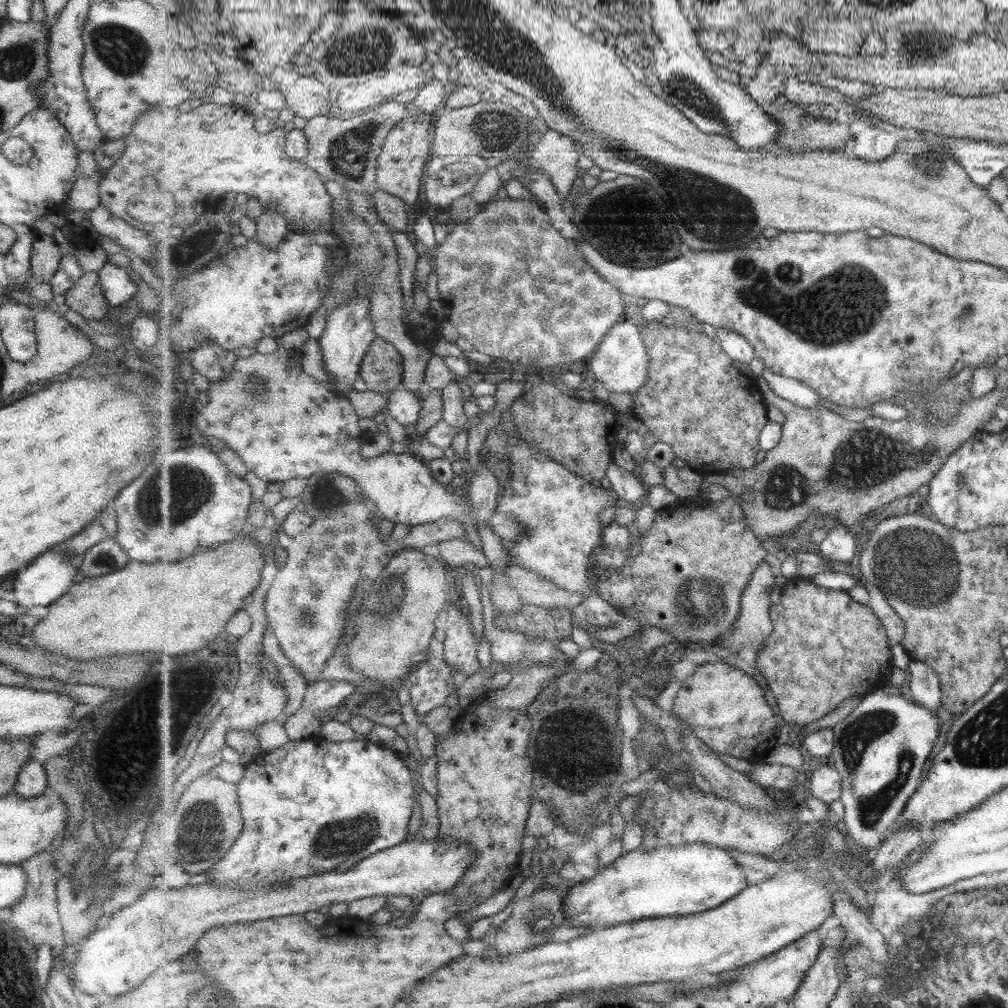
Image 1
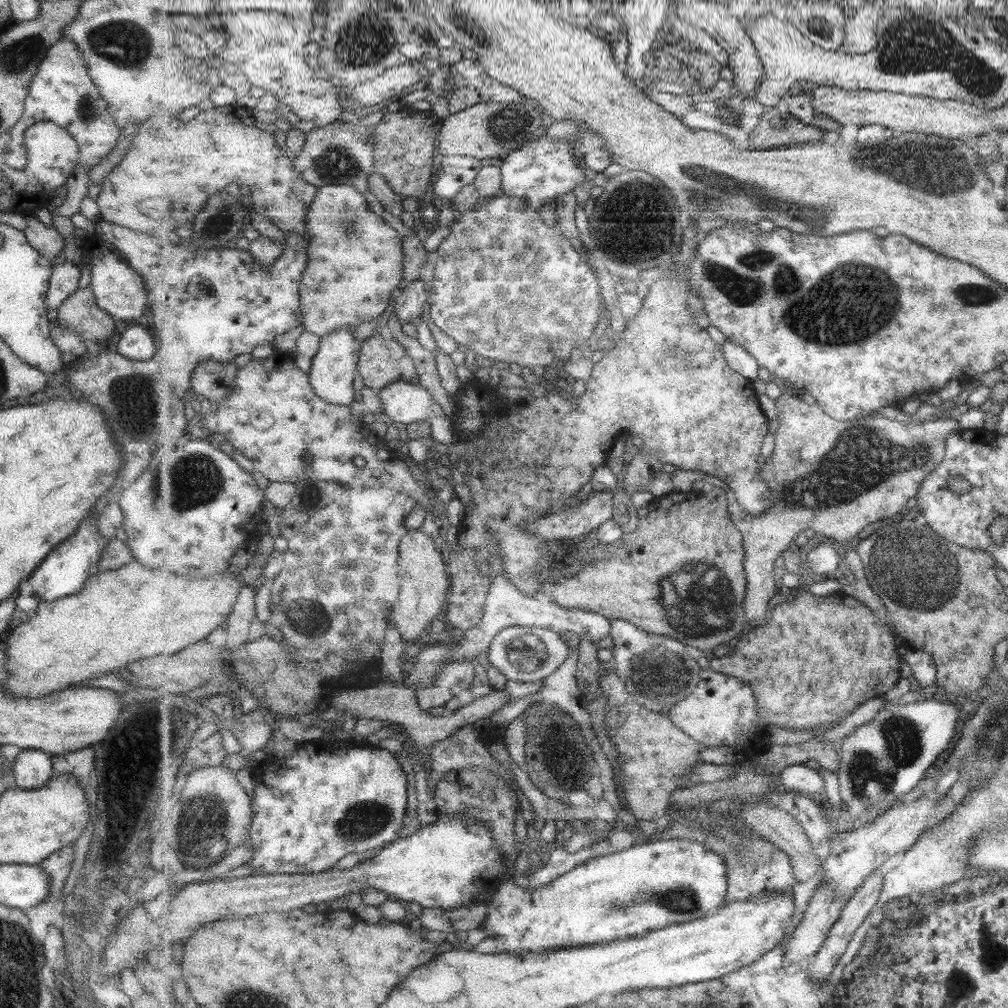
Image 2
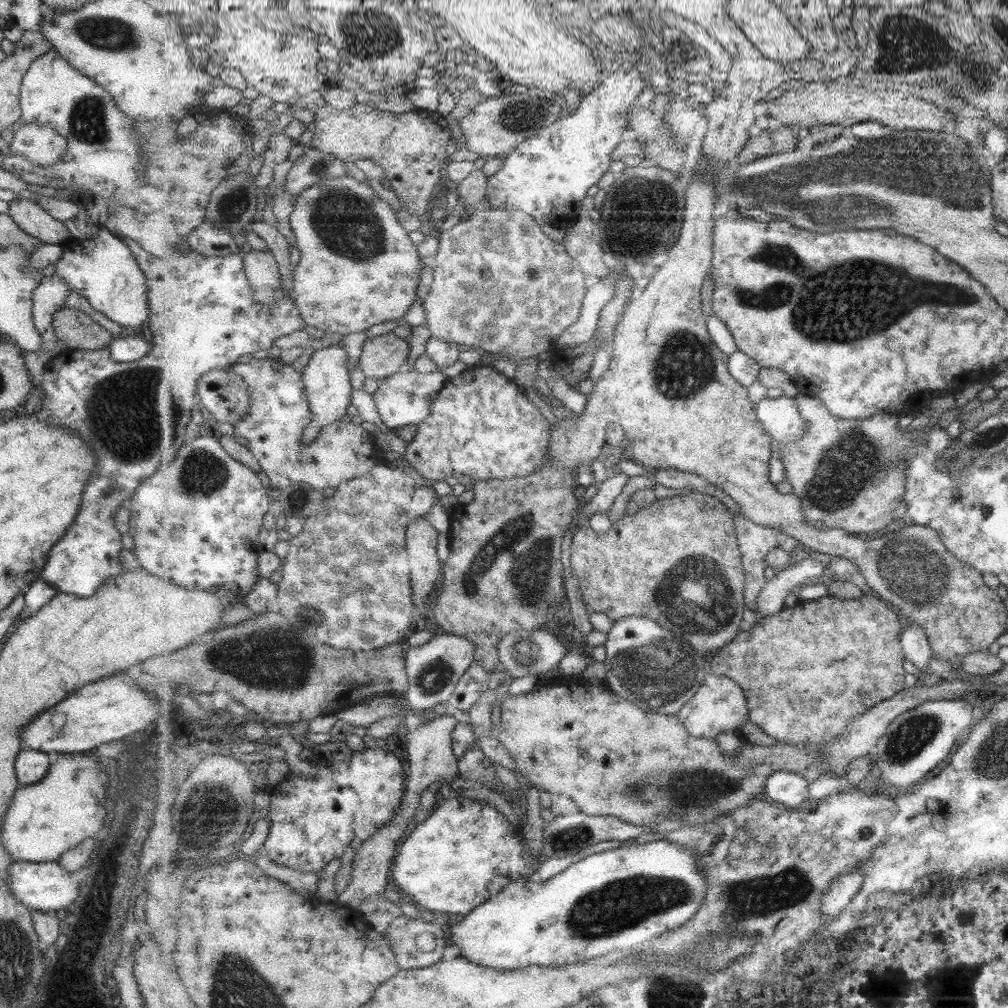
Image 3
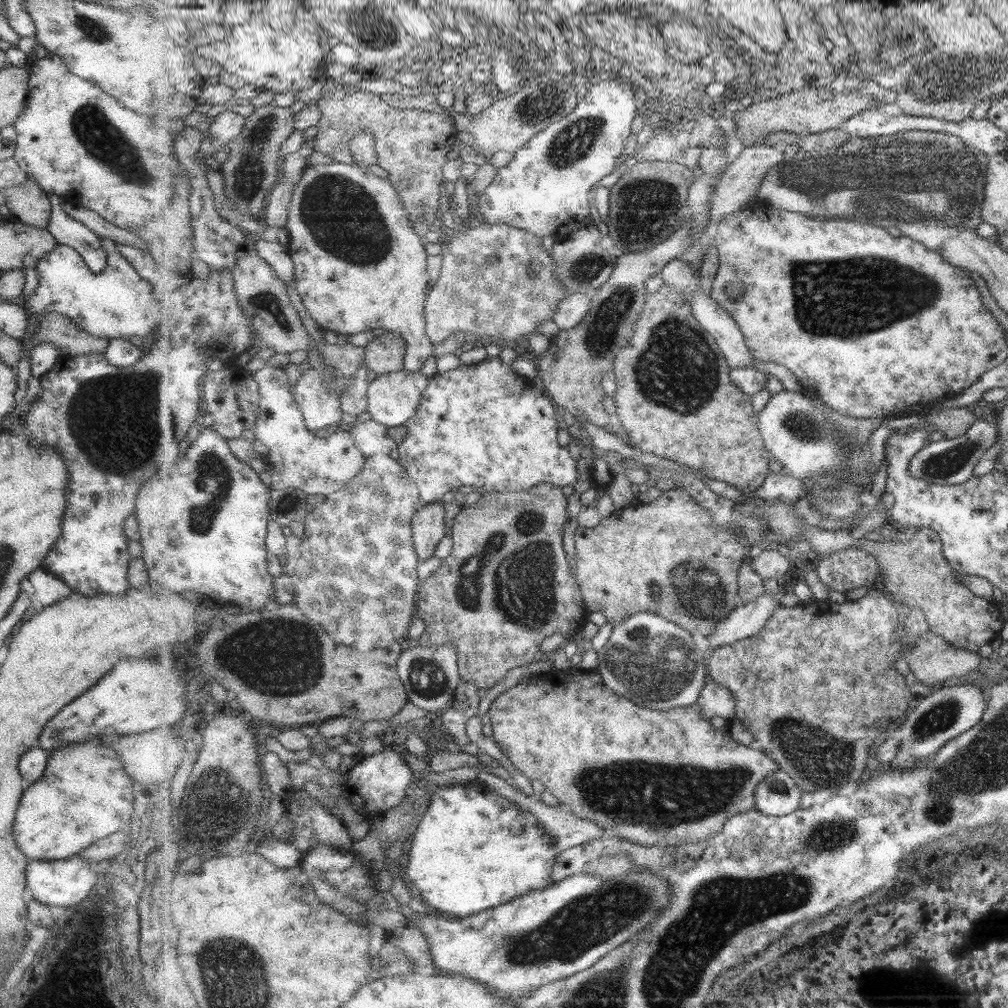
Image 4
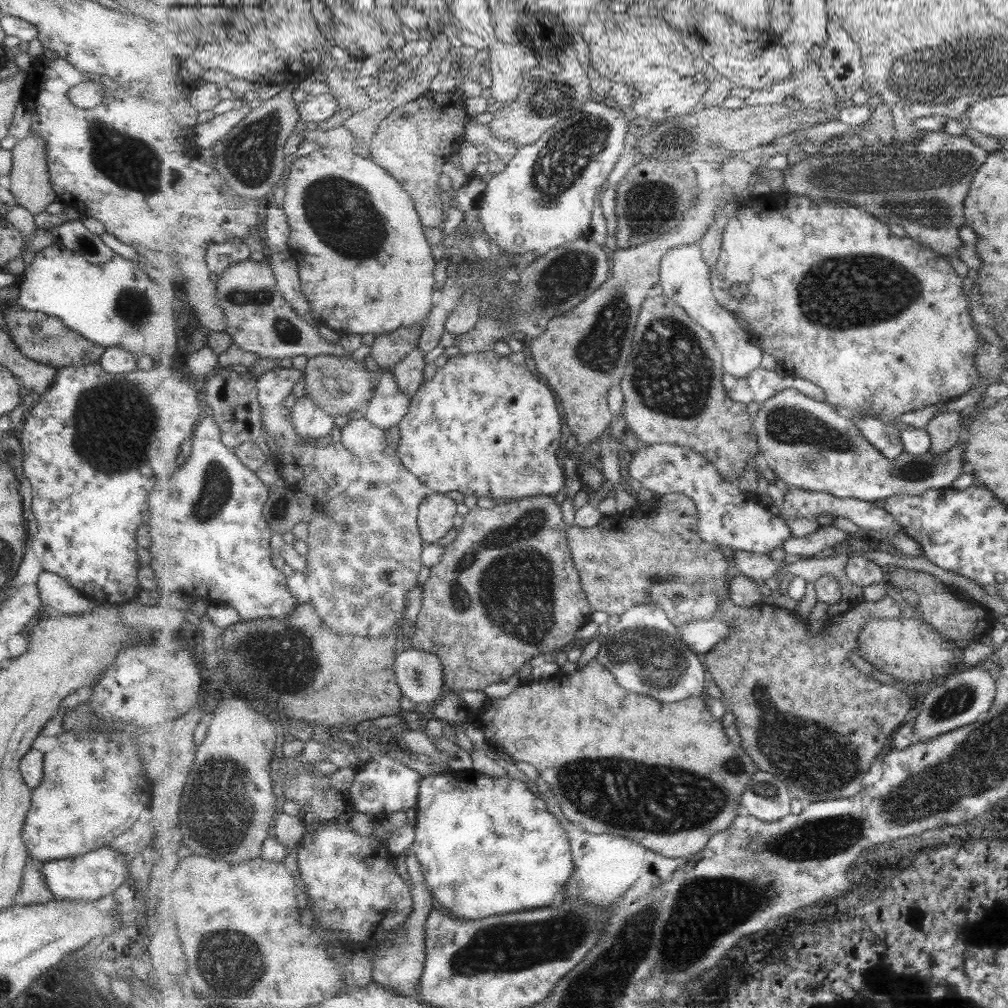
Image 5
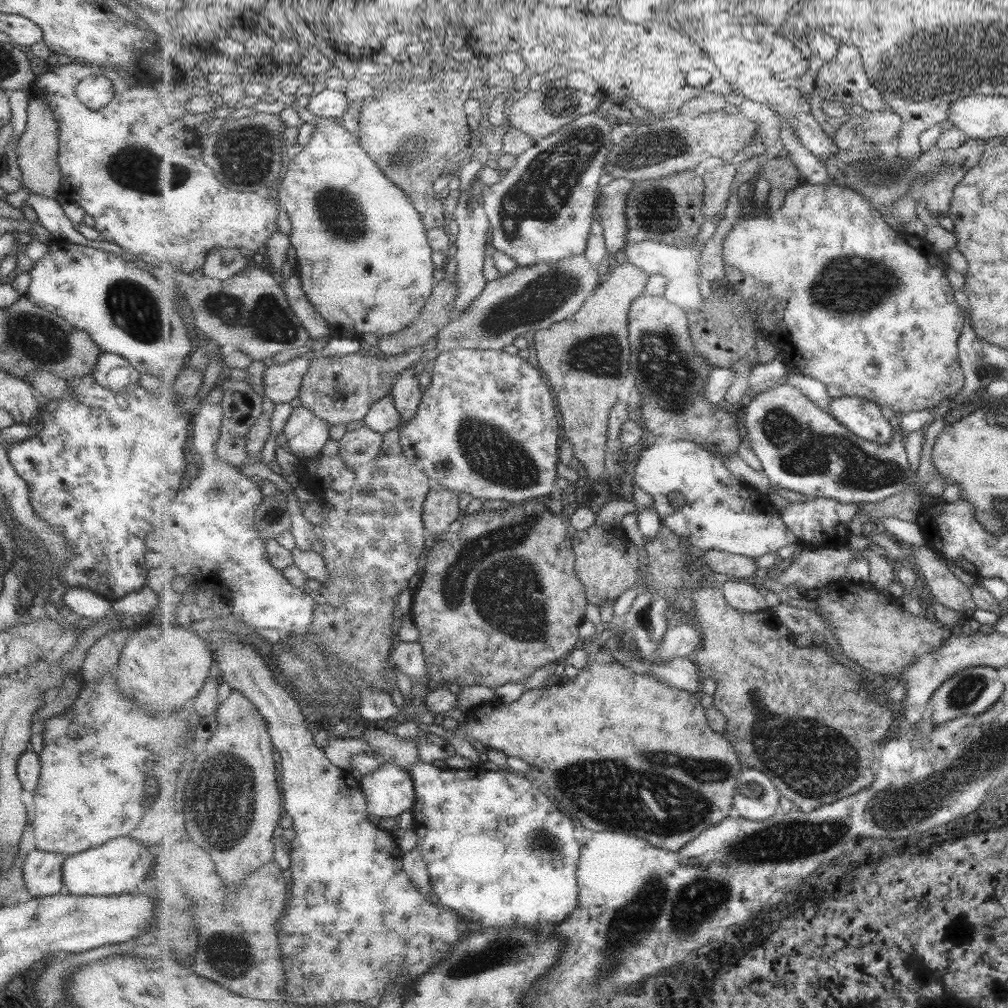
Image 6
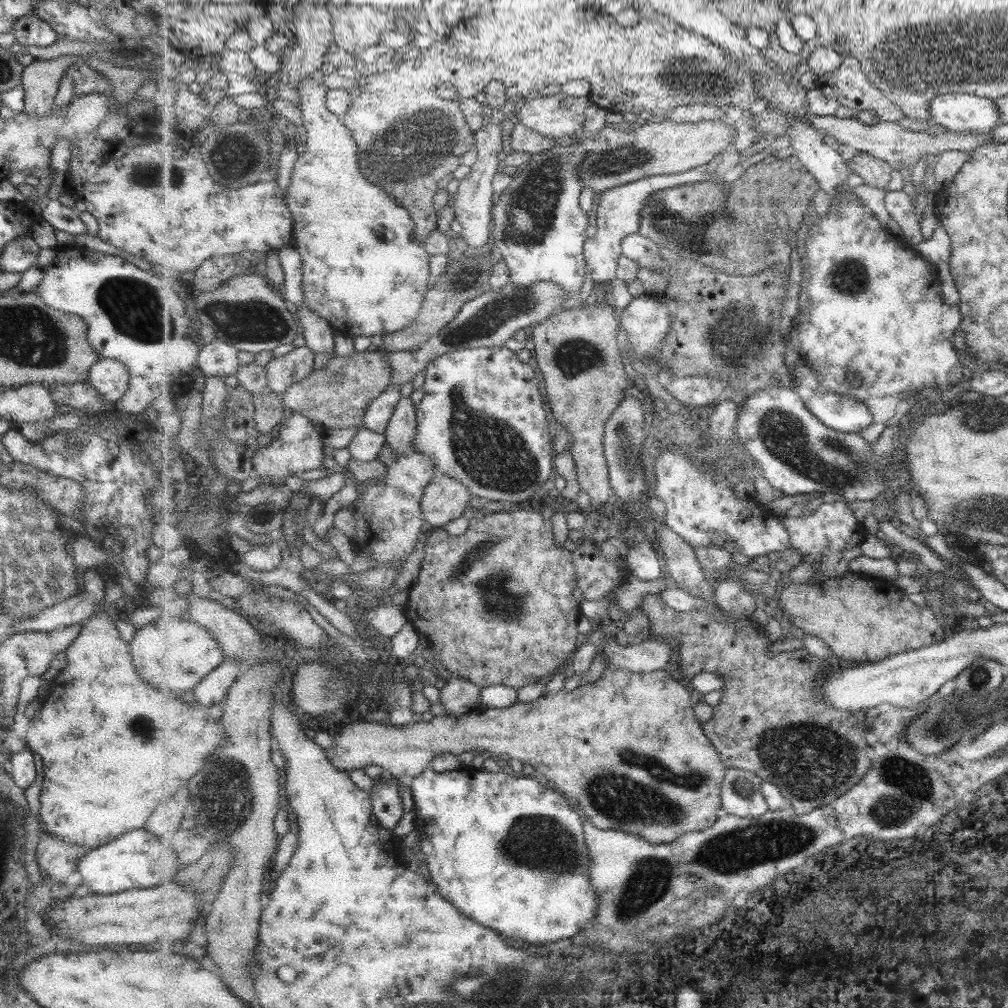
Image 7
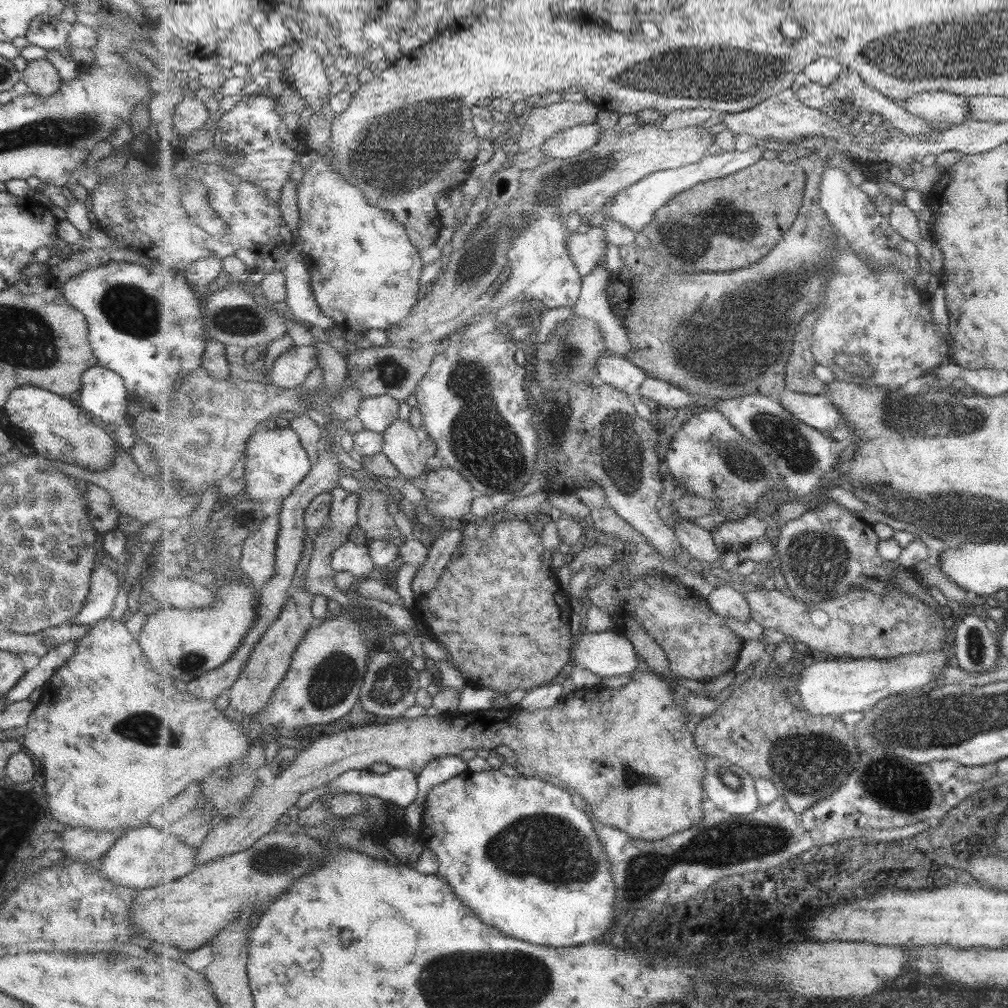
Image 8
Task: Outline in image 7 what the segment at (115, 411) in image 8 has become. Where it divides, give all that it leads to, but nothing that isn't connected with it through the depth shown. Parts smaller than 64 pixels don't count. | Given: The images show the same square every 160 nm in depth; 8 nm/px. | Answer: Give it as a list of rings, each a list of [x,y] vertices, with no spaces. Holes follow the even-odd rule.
[[[100,358],[88,370],[87,382],[98,392],[102,402],[117,402],[128,387],[128,372],[123,363],[112,358]]]

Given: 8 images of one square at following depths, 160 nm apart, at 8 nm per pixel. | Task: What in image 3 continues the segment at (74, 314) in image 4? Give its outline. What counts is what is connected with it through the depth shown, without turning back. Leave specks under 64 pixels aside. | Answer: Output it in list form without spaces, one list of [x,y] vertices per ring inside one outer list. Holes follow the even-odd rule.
[[[103,228],[90,240],[70,238],[61,245],[61,254],[54,265],[54,274],[66,286],[67,294],[81,294],[95,312],[111,322],[143,332],[149,314],[146,278],[121,239]]]

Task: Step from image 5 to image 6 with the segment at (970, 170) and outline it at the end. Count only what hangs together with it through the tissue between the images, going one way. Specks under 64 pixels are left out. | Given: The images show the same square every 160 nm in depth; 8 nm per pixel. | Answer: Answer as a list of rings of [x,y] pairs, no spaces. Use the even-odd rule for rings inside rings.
[[[967,139],[963,146],[941,150],[932,146],[922,152],[917,160],[905,160],[899,154],[893,158],[880,157],[874,160],[862,160],[853,164],[844,164],[844,178],[841,182],[846,187],[860,192],[865,198],[871,198],[876,209],[892,212],[892,204],[903,197],[913,197],[916,201],[924,202],[933,218],[937,212],[947,215],[951,208],[951,197],[954,186],[962,180],[963,176],[978,164],[979,148],[975,139]]]

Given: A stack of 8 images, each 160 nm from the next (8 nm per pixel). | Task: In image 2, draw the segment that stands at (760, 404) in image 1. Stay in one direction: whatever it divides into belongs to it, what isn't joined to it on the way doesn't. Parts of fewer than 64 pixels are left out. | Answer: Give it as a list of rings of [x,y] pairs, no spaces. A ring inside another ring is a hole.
[[[663,277],[650,286],[648,295],[643,298],[643,303],[638,313],[627,321],[627,328],[622,334],[622,339],[616,342],[616,347],[607,355],[604,354],[602,359],[594,365],[591,380],[585,384],[586,391],[579,397],[570,399],[568,406],[562,406],[563,399],[556,393],[550,393],[550,387],[547,394],[542,397],[533,397],[527,403],[517,403],[517,405],[509,408],[509,413],[503,415],[498,422],[494,422],[491,427],[485,427],[485,438],[487,438],[487,449],[479,451],[479,455],[475,457],[475,463],[472,466],[472,477],[468,479],[467,486],[472,493],[472,501],[475,503],[475,508],[471,515],[465,518],[462,525],[466,537],[462,540],[464,549],[462,551],[450,550],[447,557],[448,576],[451,580],[451,588],[448,601],[446,602],[446,625],[447,628],[457,632],[464,633],[466,630],[474,628],[483,619],[486,613],[487,597],[490,596],[490,586],[493,583],[491,580],[491,566],[489,566],[490,556],[490,534],[488,533],[488,526],[490,530],[494,530],[494,538],[498,540],[500,554],[502,554],[503,562],[505,562],[505,569],[511,577],[511,583],[516,586],[523,594],[527,596],[541,596],[542,590],[541,579],[548,578],[551,573],[555,572],[553,569],[552,553],[547,550],[547,543],[538,539],[535,535],[530,535],[528,530],[524,527],[526,520],[535,520],[541,516],[550,514],[553,507],[563,507],[565,505],[565,497],[580,494],[581,488],[587,482],[593,482],[595,472],[597,469],[606,464],[606,460],[610,456],[613,446],[616,441],[623,435],[626,437],[629,432],[639,434],[643,439],[641,449],[647,455],[657,455],[663,464],[671,464],[682,470],[705,472],[706,474],[717,476],[725,481],[734,492],[739,506],[748,514],[748,516],[761,516],[767,509],[771,509],[770,488],[767,483],[759,478],[759,454],[762,453],[762,447],[765,444],[765,438],[769,435],[769,418],[763,412],[762,406],[759,402],[759,396],[755,393],[753,388],[753,380],[745,378],[739,371],[733,370],[727,362],[726,354],[724,353],[724,346],[715,342],[711,338],[710,332],[702,327],[694,317],[690,306],[688,305],[688,297],[690,296],[690,284],[679,277]]]

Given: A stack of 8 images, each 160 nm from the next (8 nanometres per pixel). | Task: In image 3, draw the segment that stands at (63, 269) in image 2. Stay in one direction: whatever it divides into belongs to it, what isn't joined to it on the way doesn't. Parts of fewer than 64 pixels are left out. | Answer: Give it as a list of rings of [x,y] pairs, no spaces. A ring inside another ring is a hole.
[[[43,277],[32,290],[32,323],[41,338],[40,348],[53,352],[57,348],[57,338],[51,326],[52,314],[67,296],[66,286],[56,277]]]

